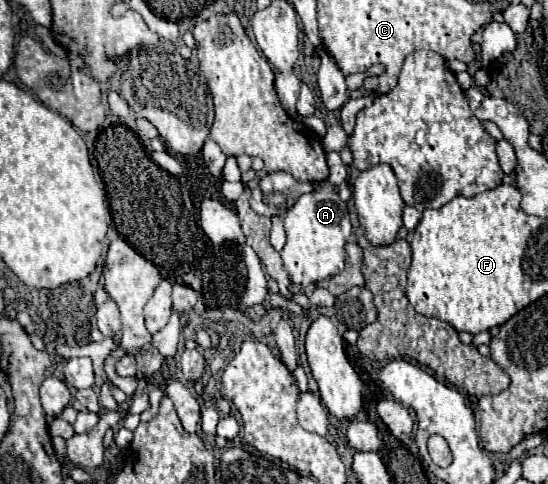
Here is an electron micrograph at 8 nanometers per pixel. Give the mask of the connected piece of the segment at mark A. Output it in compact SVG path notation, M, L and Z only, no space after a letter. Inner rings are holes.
M317 188L315 192L303 194L293 208L285 214L287 244L281 250L283 266L297 286L307 286L339 274L345 268L345 244L351 236L351 220L347 204L339 198L335 188Z

